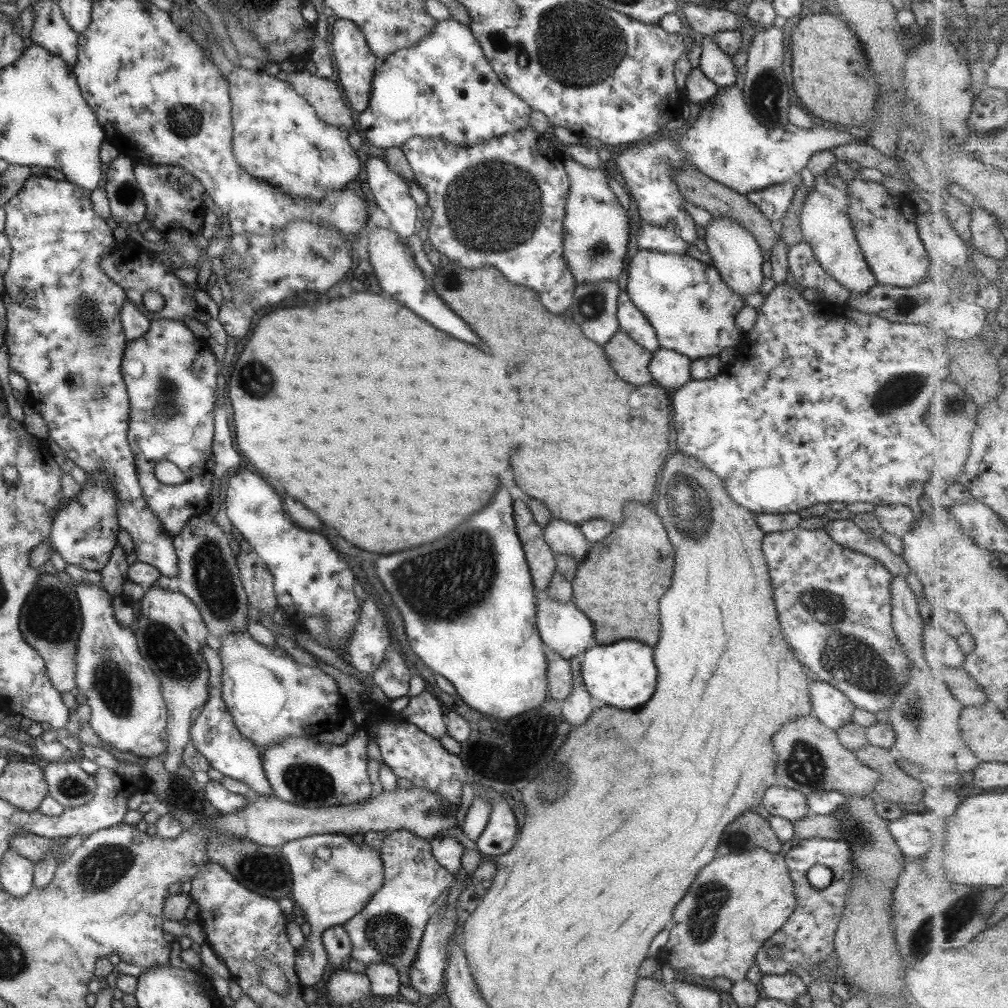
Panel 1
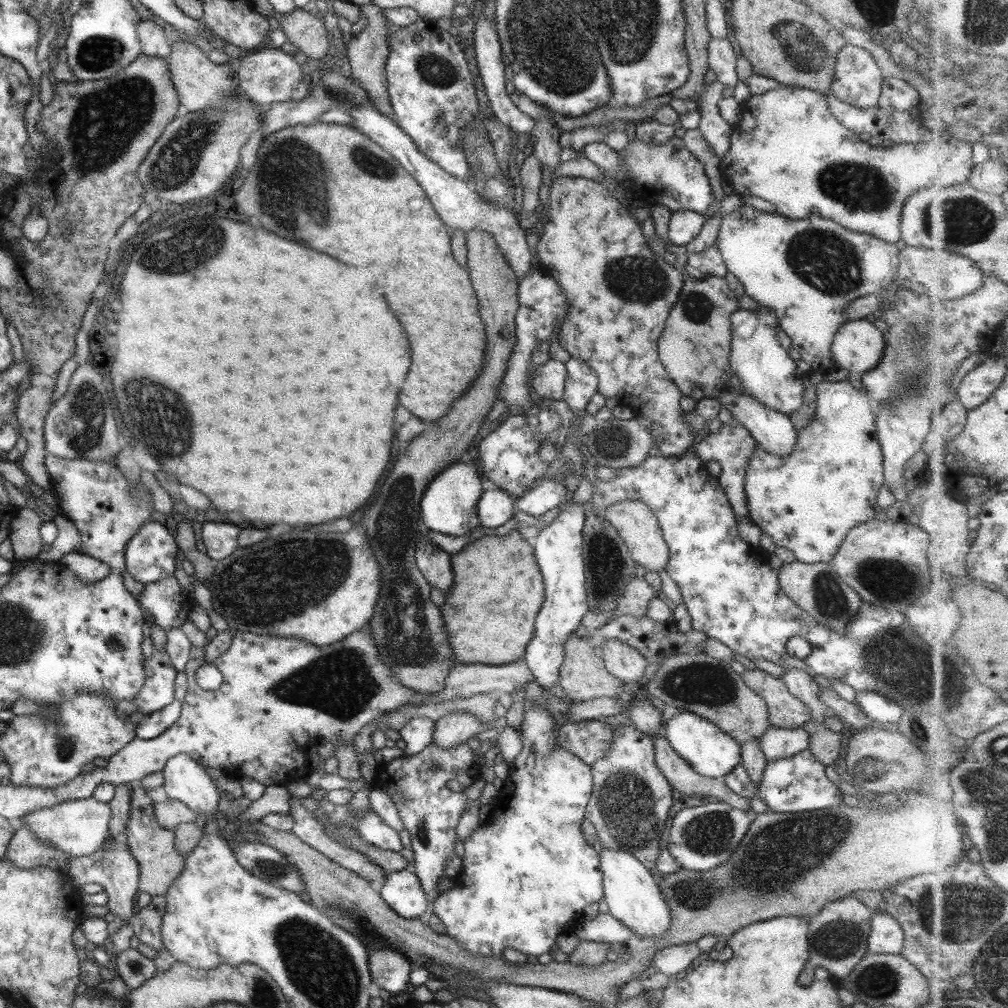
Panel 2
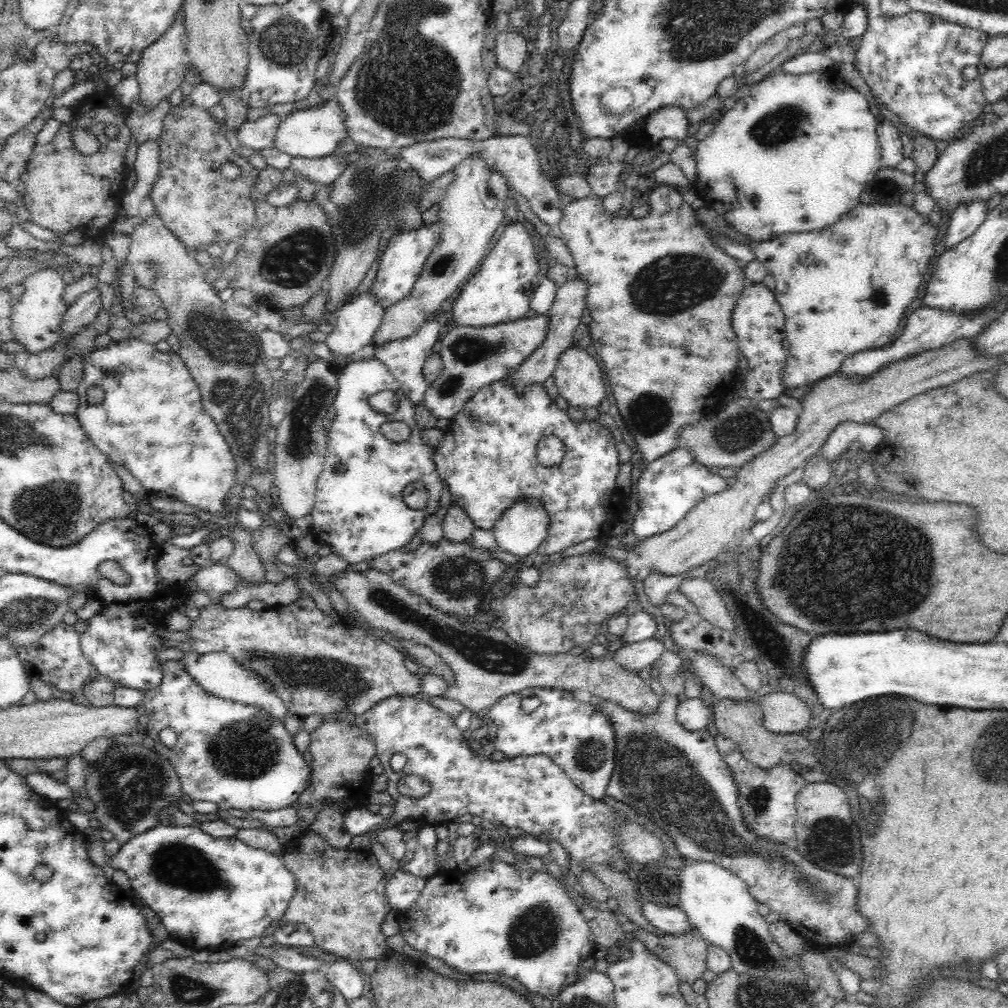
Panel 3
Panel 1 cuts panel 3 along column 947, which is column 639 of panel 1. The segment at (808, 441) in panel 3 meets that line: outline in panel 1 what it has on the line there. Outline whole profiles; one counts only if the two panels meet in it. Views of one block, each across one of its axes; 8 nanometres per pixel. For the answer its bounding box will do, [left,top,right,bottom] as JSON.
[602,330,652,386]

